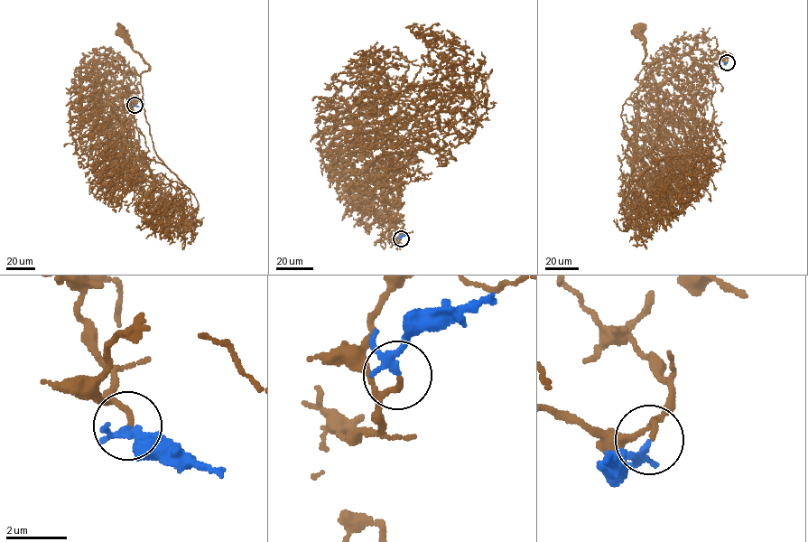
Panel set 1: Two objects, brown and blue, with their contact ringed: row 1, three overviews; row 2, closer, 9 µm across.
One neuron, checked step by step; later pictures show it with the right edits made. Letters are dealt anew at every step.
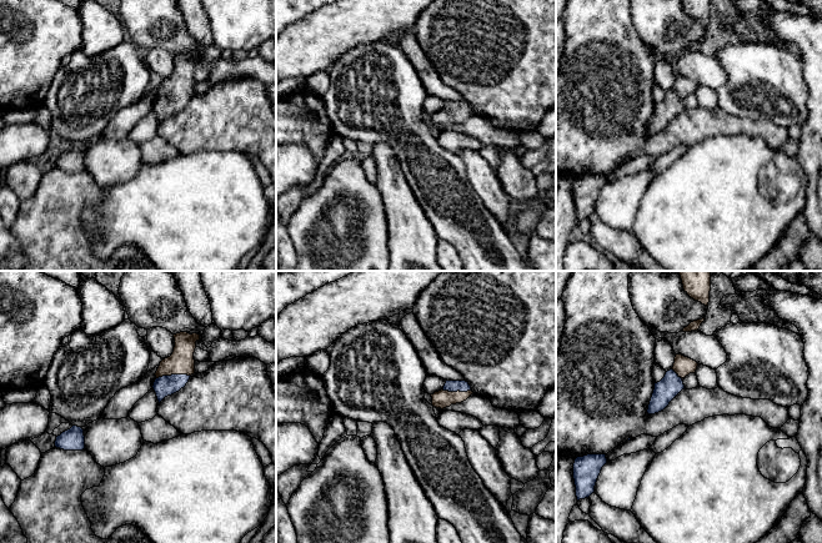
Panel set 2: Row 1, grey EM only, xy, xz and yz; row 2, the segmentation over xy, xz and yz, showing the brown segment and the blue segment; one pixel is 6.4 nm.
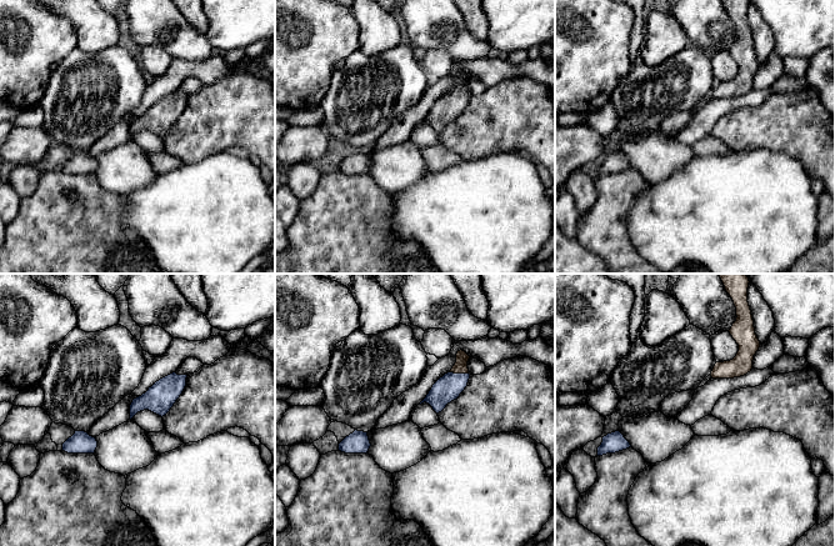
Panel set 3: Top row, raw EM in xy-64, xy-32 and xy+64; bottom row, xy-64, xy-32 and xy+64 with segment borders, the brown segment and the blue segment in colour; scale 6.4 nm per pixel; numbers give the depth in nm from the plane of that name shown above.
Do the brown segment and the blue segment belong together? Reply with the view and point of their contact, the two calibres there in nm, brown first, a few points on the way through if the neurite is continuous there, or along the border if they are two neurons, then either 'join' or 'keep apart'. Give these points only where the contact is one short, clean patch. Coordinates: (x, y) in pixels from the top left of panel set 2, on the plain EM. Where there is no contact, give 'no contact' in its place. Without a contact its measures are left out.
meets brown in xy at (173, 94); 160 nm thick on the brown side, 130 nm on the other; runs through xy (181, 81), (173, 94), (164, 106); join

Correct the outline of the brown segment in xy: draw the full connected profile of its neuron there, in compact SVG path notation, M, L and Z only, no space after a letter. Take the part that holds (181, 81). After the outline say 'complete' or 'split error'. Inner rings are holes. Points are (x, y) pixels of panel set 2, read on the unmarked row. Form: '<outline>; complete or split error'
M180 52L174 55L175 67L170 77L162 80L155 94L154 111L160 122L186 106L190 97L195 94L194 72L196 62L200 60L197 54Z; split error

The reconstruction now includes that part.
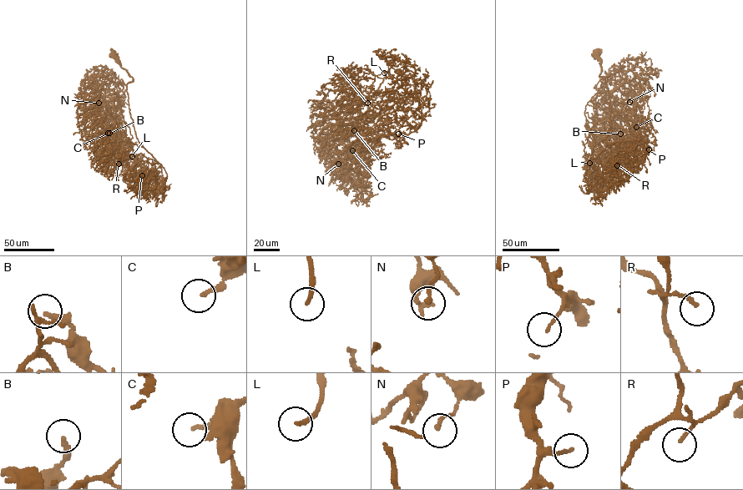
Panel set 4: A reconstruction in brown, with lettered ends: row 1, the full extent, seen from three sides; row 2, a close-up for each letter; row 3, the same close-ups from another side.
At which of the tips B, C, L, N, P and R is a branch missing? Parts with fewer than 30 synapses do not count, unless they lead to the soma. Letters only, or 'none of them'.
C, L

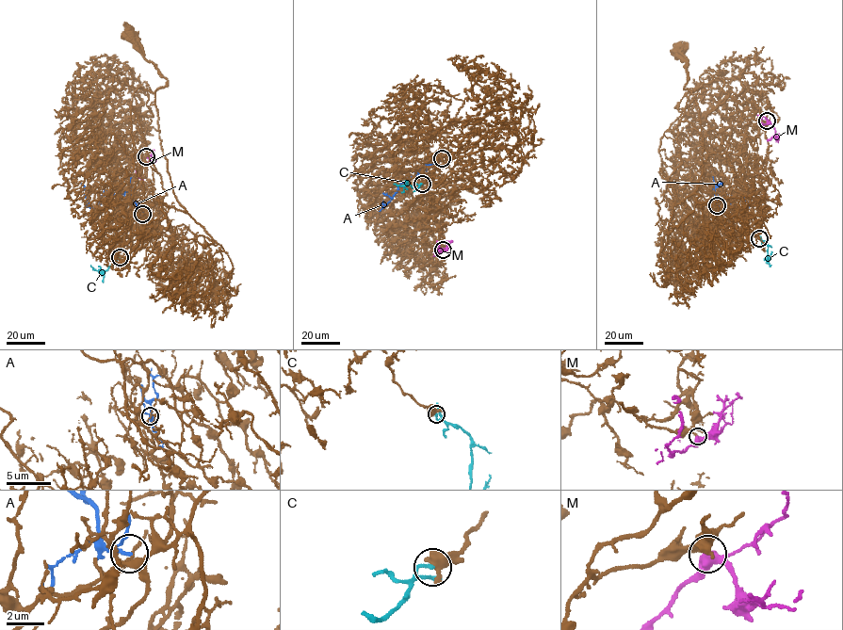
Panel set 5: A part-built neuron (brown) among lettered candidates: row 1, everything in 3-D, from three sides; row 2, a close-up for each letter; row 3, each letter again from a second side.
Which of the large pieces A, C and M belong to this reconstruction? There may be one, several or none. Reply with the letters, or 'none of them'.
M

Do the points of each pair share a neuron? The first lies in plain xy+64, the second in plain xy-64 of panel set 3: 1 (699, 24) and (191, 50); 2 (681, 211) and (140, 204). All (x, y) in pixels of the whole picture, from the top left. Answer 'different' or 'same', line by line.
1: same
2: same

